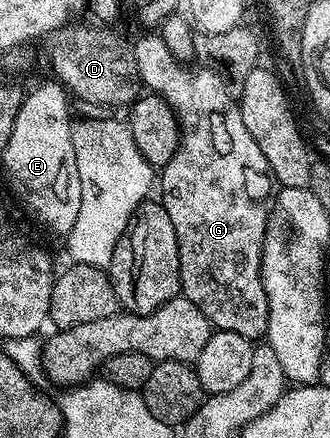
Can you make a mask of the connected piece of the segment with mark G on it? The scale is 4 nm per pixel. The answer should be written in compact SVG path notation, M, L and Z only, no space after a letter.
M143 34L139 41L134 41L133 51L135 54L135 65L139 71L139 78L144 89L162 96L163 101L175 111L175 116L179 120L179 145L177 154L169 158L169 162L158 173L157 192L161 197L161 202L165 206L165 214L169 214L169 222L173 222L173 230L177 233L177 246L179 247L179 286L182 295L187 297L201 314L211 323L212 329L220 332L232 332L241 334L241 338L255 342L257 338L266 337L267 323L269 322L269 302L265 298L265 286L261 278L261 258L263 257L263 239L267 229L267 217L269 215L269 201L273 196L273 177L265 162L265 154L261 154L261 146L253 142L253 134L249 134L249 129L245 126L245 118L241 118L238 99L229 89L228 81L217 75L213 70L202 66L192 66L190 63L173 58L173 50L165 46L165 42L158 34Z

